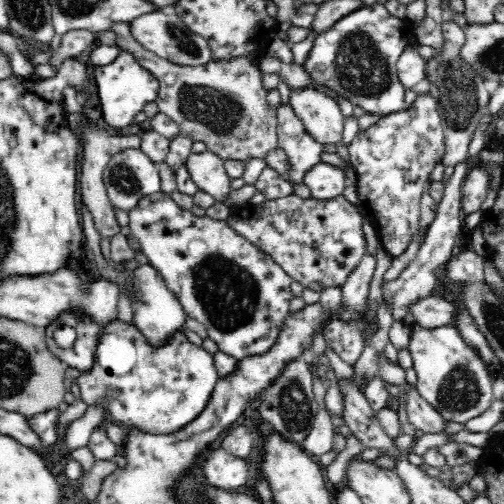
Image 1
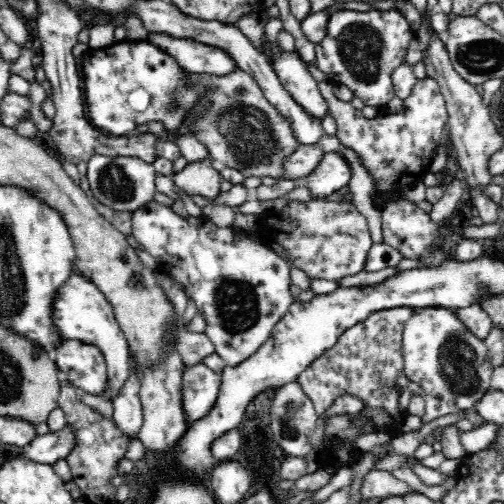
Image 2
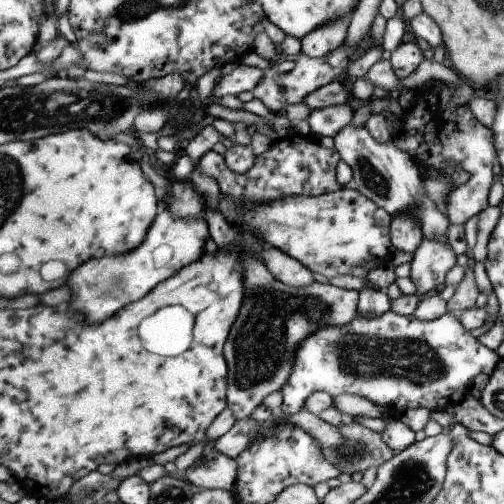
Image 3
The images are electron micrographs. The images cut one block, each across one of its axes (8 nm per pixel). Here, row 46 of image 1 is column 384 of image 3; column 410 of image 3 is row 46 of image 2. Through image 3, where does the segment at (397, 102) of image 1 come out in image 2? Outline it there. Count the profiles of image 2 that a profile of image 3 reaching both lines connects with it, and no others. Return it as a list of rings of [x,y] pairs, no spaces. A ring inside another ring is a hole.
[[[400,8],[394,10],[374,10],[356,12],[340,10],[330,16],[328,34],[316,42],[316,64],[326,72],[334,84],[346,84],[356,98],[362,98],[366,106],[376,106],[384,110],[388,102],[396,96],[392,72],[410,54],[410,44],[414,42],[412,26],[408,24]]]

